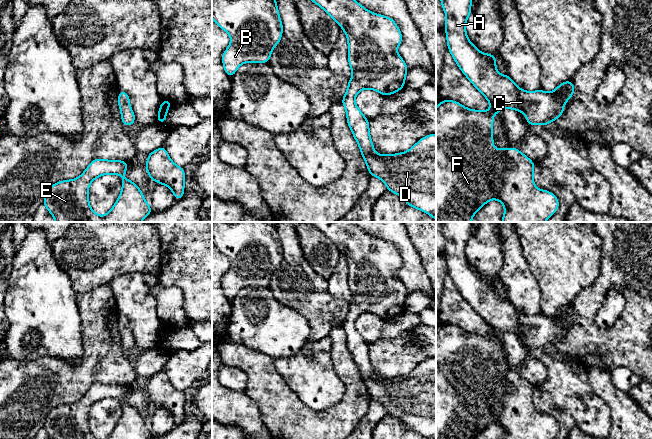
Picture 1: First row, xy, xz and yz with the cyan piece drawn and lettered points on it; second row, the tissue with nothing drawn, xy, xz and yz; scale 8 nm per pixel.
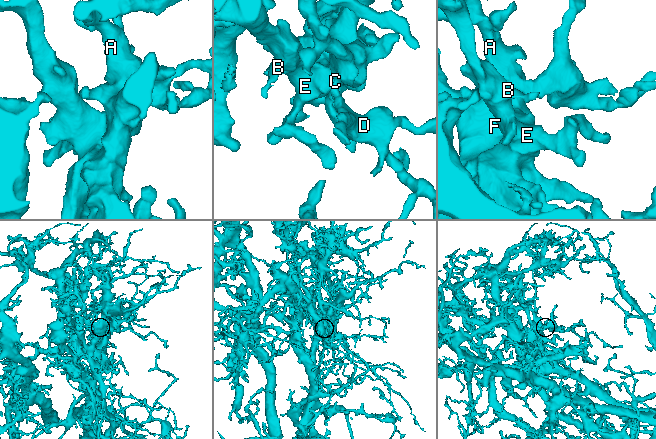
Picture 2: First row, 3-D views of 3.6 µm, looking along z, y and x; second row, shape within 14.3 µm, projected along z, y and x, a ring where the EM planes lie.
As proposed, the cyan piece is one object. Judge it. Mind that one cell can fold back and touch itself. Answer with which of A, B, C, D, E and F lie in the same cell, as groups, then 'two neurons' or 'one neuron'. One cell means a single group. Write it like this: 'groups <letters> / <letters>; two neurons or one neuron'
groups A B C D E F; one neuron

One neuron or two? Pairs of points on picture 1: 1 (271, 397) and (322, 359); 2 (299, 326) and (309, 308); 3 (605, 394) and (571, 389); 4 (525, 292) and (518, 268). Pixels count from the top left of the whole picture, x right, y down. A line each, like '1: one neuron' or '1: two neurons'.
1: two neurons
2: two neurons
3: two neurons
4: one neuron

